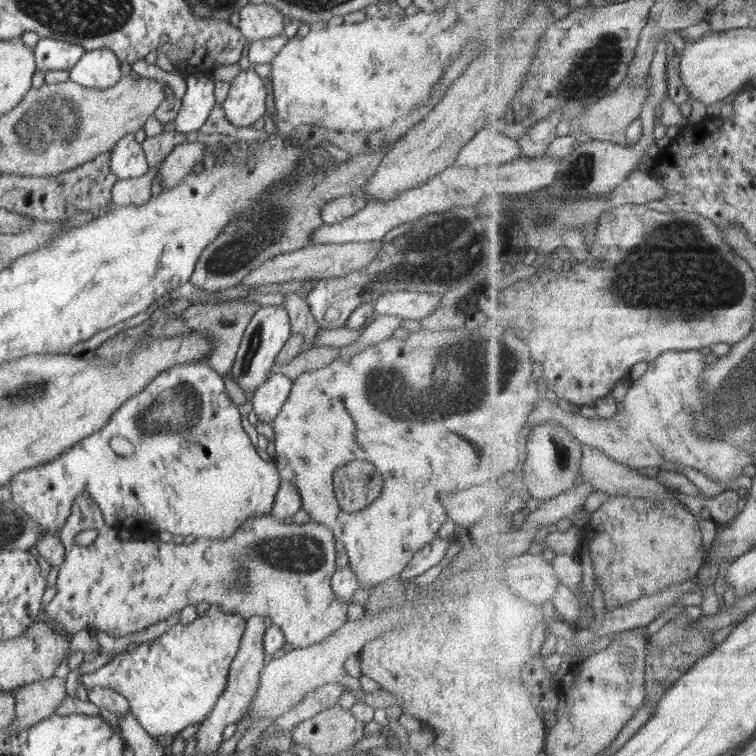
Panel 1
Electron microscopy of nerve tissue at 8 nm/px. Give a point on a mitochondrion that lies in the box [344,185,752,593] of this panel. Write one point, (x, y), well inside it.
(677, 270)

